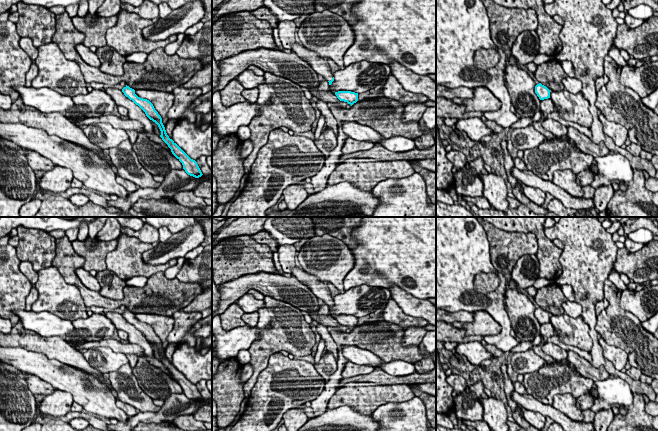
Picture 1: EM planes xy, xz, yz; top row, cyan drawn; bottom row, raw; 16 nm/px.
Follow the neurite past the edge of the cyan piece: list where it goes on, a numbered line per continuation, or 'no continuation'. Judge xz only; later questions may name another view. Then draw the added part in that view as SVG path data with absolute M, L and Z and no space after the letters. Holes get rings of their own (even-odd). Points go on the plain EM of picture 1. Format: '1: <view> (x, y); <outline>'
1: xz (320, 289); M297 266L292 268L291 273L304 285L308 286L313 294L322 299L327 305L333 303L333 297L331 296L327 283L320 281L316 276L307 273L305 270Z

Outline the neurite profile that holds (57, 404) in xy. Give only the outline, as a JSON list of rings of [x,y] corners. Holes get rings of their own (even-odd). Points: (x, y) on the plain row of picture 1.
[[[55,389],[55,391],[45,396],[40,406],[37,408],[37,417],[41,419],[45,415],[51,415],[53,417],[61,417],[71,411],[73,404],[73,396],[69,392]]]

